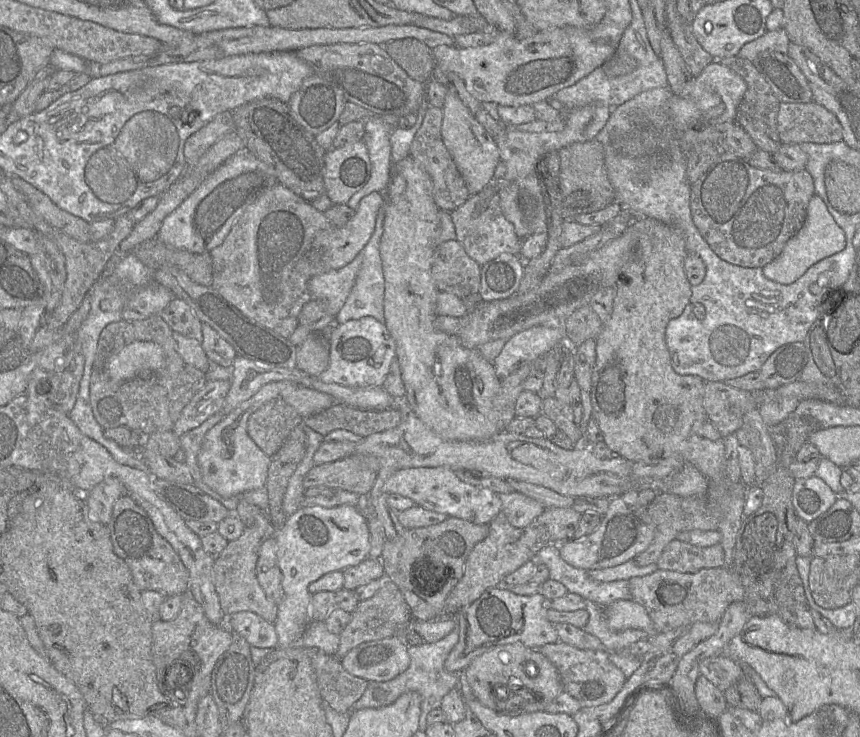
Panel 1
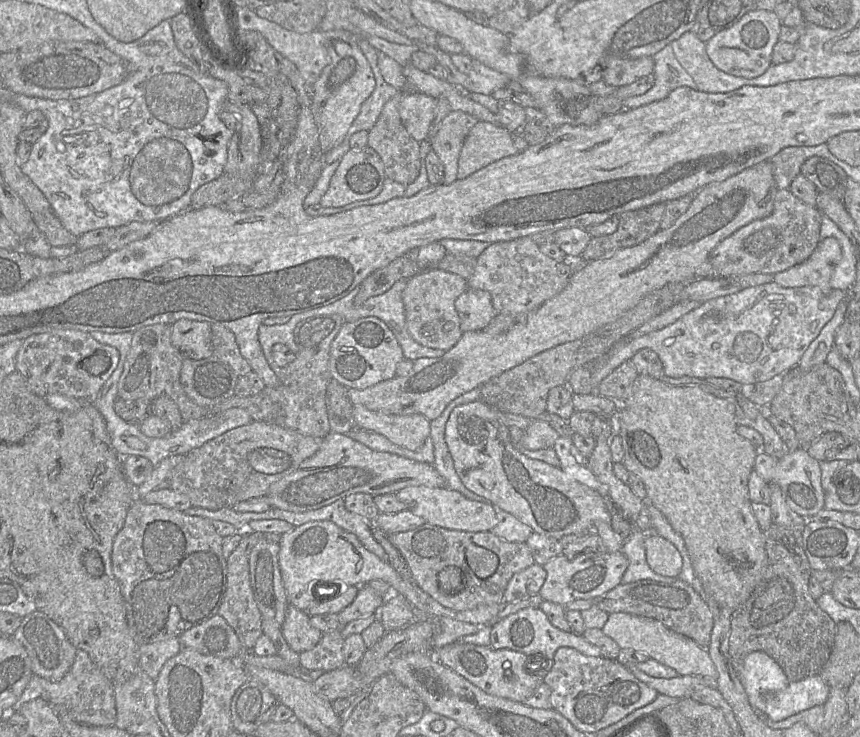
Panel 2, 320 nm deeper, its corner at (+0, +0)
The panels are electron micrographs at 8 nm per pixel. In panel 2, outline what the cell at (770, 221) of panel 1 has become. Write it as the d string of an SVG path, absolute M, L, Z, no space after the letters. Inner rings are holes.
M776 188L770 215L741 227L710 252L709 261L715 276L774 275L802 263L811 256L820 241L821 216L815 206L805 204L787 189Z

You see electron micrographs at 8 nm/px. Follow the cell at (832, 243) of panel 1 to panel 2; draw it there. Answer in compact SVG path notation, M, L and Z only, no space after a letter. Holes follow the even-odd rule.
M834 237L820 240L809 258L800 264L774 274L774 282L782 287L830 286L830 277L842 258L842 248Z

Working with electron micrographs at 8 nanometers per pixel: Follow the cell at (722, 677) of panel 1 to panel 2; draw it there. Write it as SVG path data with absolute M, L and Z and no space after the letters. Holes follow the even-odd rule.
M624 612L611 613L601 630L621 649L632 648L645 653L649 658L673 668L678 675L703 676L713 680L717 678L717 670L706 648L693 639L672 631L658 620Z

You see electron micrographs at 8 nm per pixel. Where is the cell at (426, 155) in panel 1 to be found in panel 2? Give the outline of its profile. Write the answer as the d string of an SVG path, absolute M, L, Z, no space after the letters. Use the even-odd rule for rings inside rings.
M451 111L441 122L437 132L429 138L431 149L444 167L442 184L457 180L458 158L466 136L478 120L462 111Z

